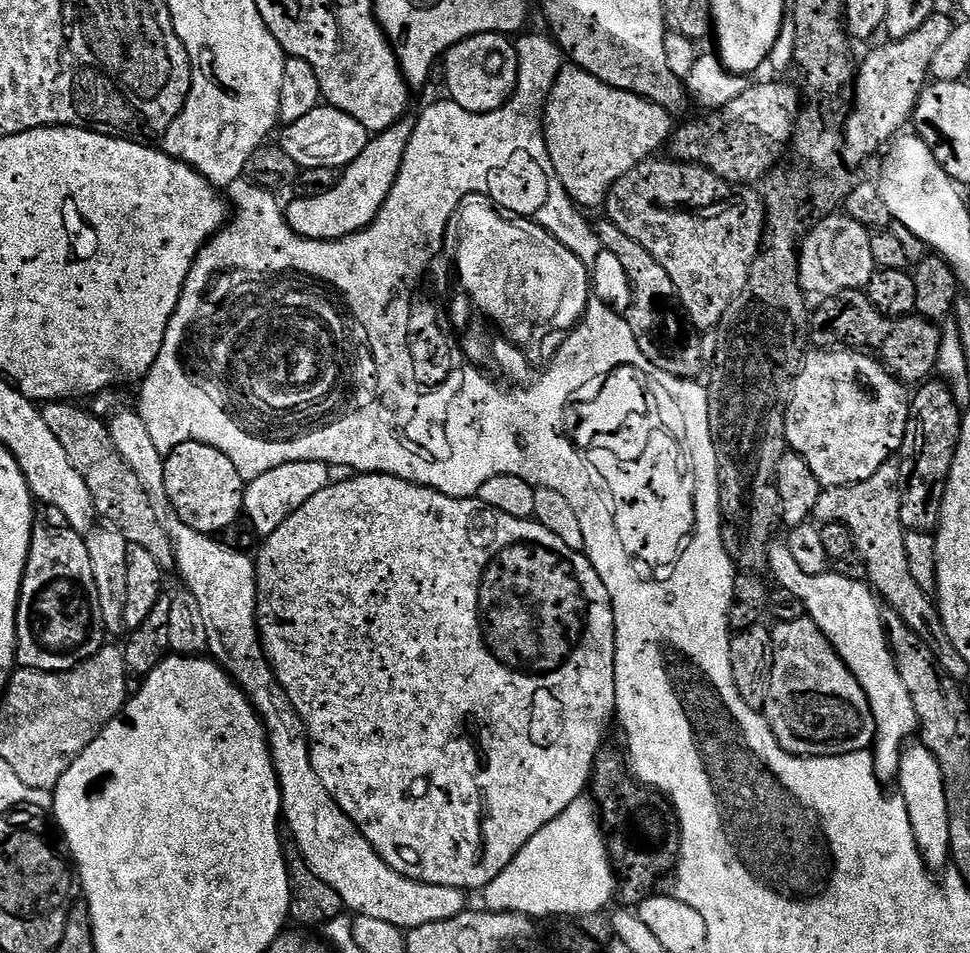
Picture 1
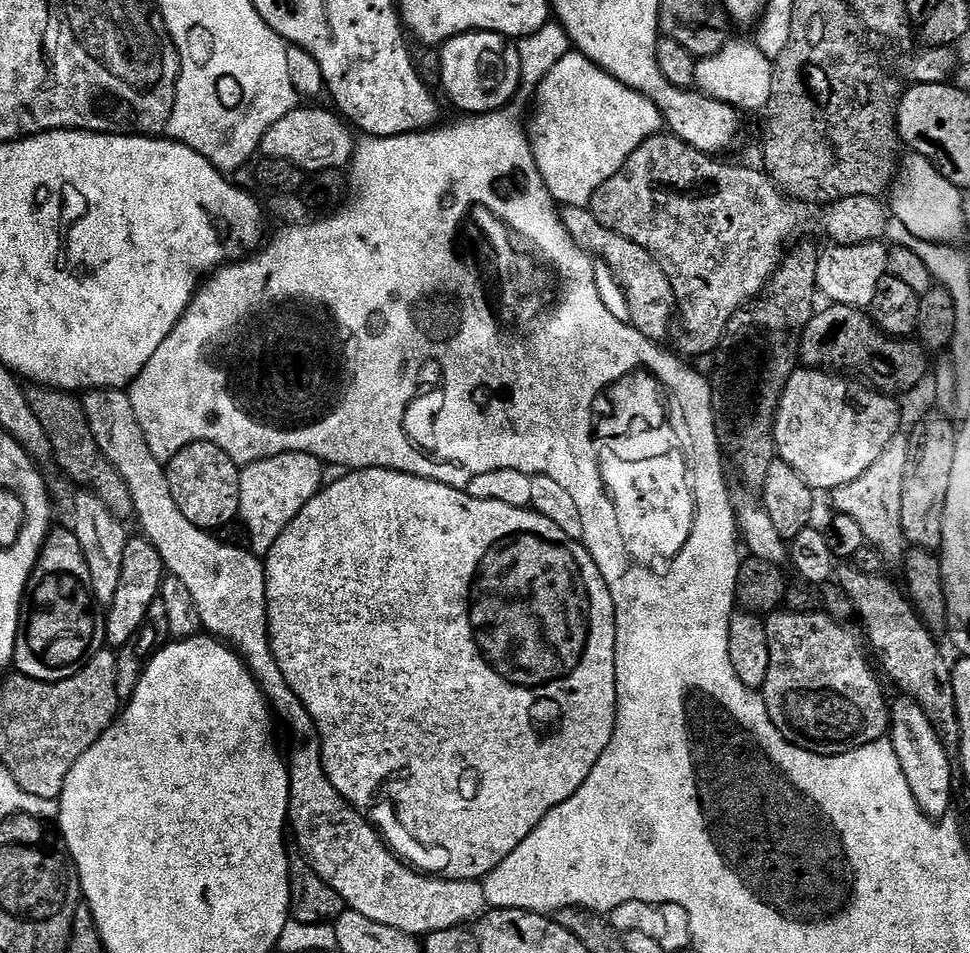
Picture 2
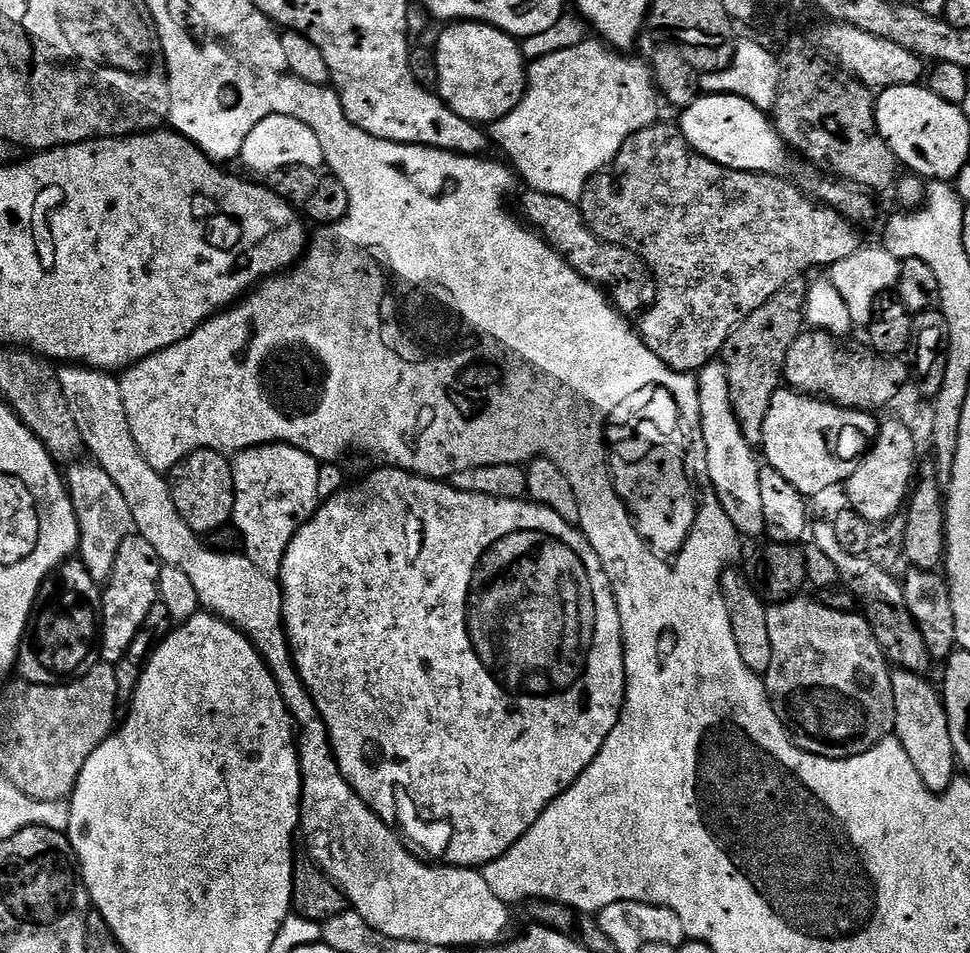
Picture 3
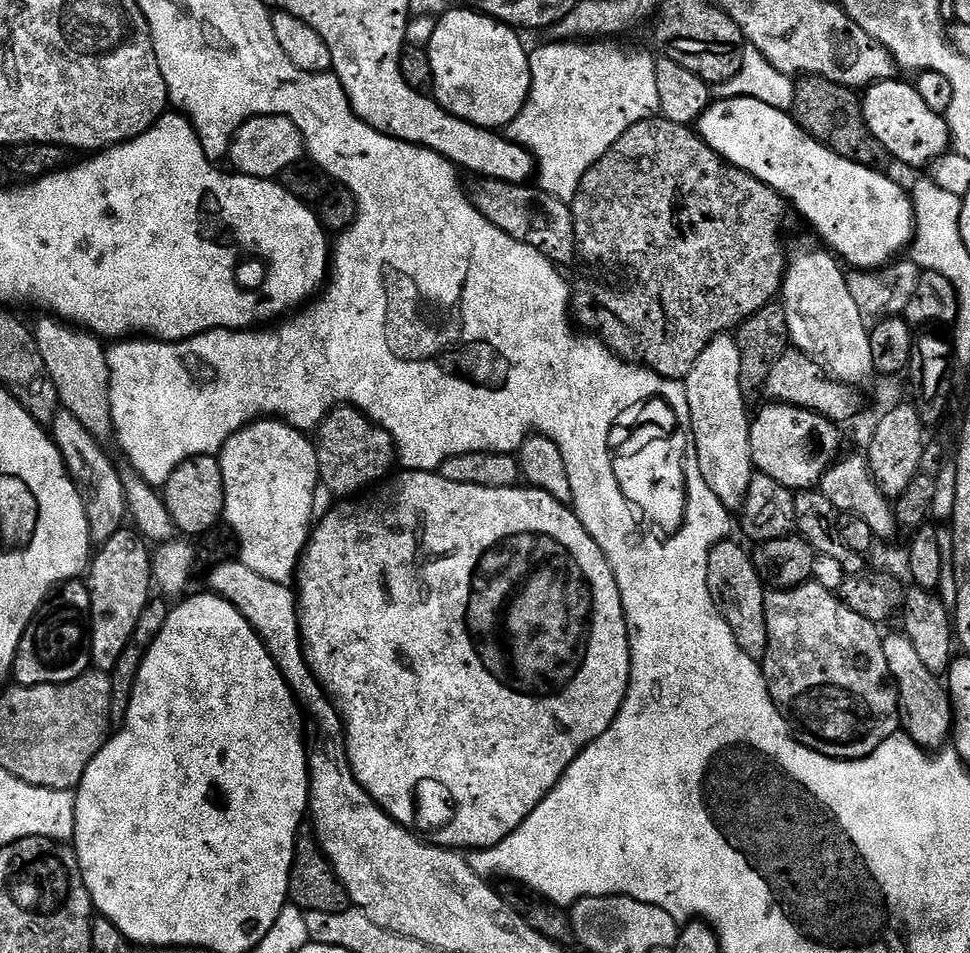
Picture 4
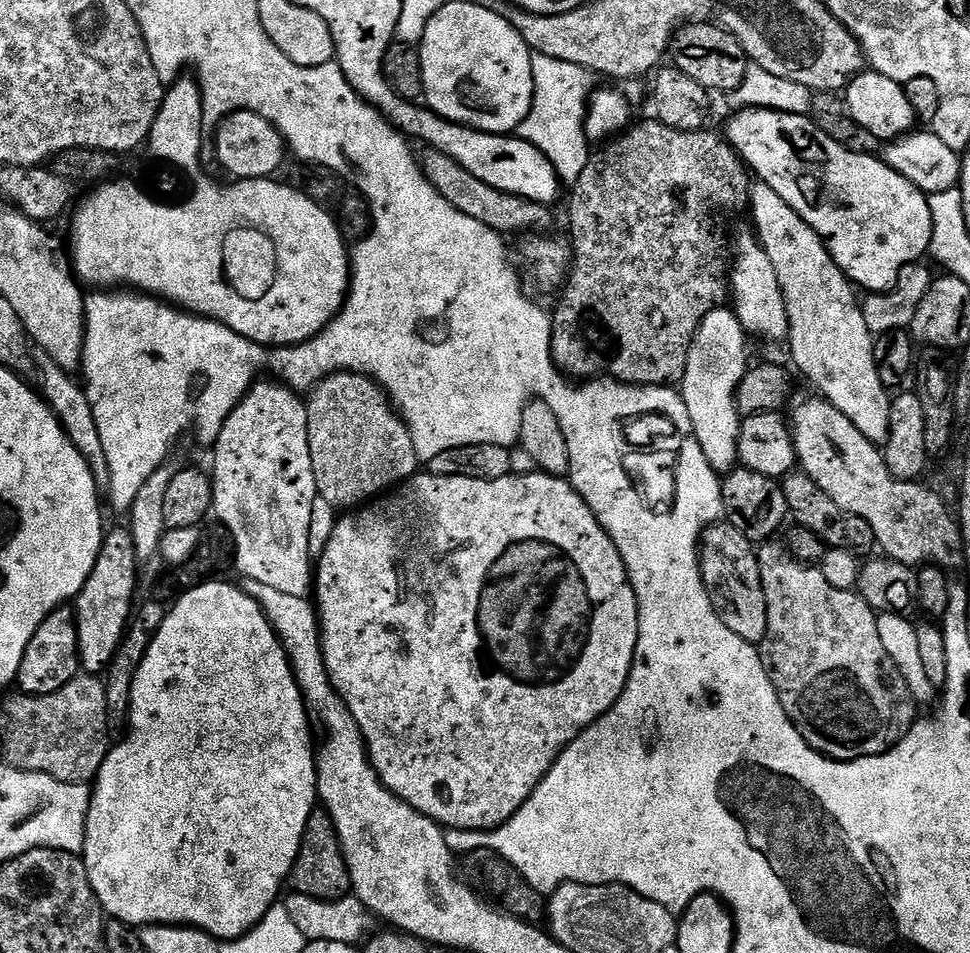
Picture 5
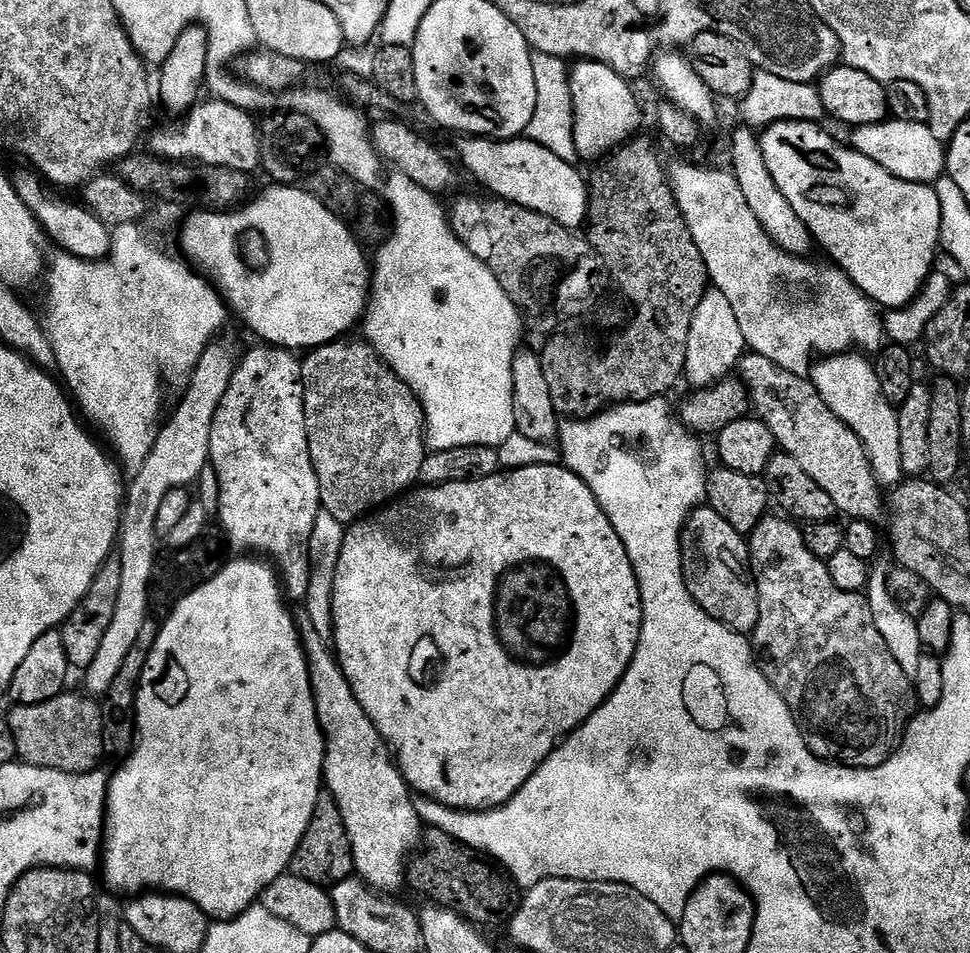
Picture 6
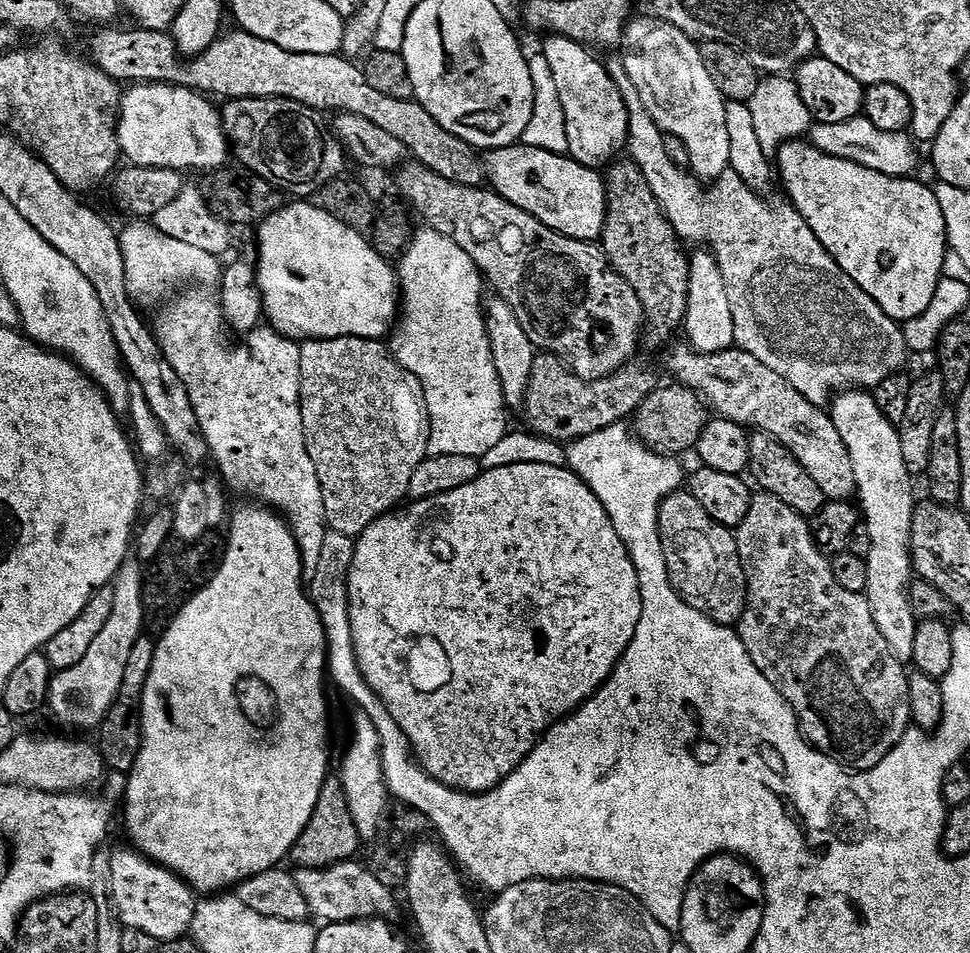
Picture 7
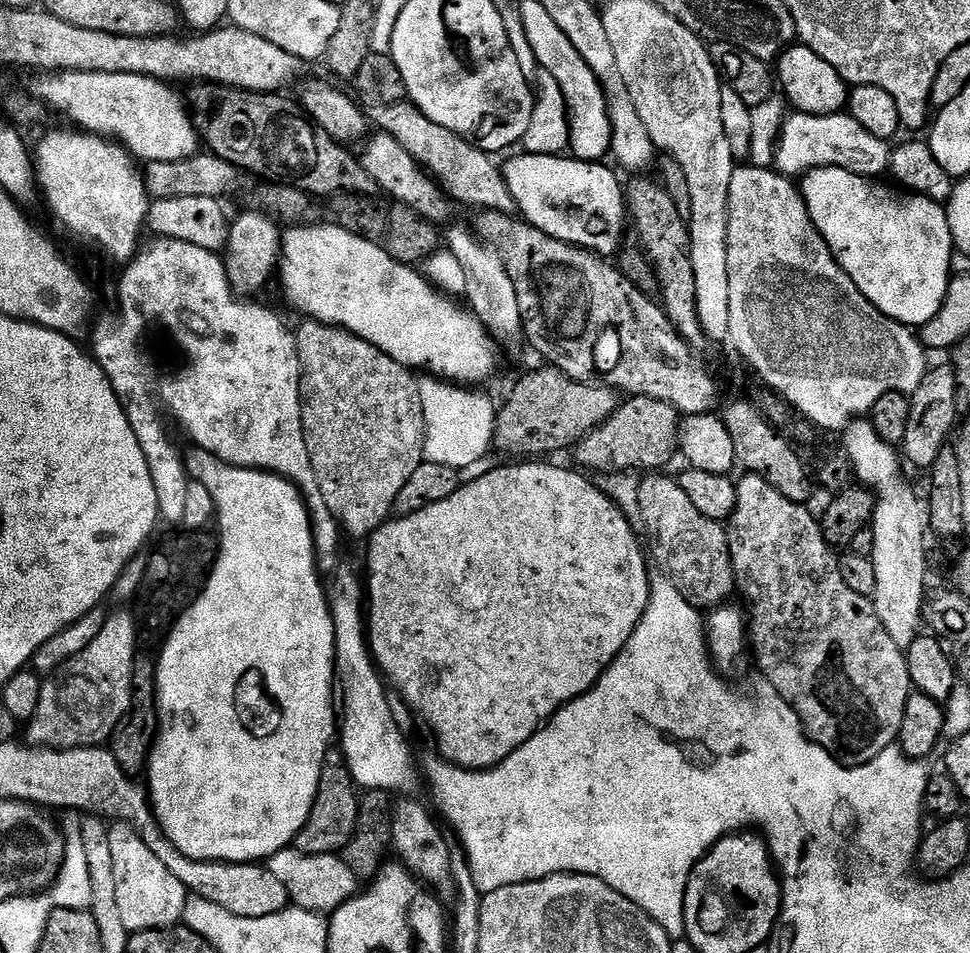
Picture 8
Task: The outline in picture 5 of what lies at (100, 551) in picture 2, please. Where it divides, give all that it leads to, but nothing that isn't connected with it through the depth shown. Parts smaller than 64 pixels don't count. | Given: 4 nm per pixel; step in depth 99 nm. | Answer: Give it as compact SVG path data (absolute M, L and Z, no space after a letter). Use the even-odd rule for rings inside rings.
M42 350L35 353L34 368L37 373L40 371L39 395L58 418L58 422L63 426L70 442L74 442L74 446L80 451L82 458L86 458L96 479L97 488L107 489L110 482L110 470L106 466L106 454L102 451L102 438L98 438L98 425L94 423L94 410L88 401L87 391L77 381L76 385L72 381L73 377L69 373L63 372L58 366L58 362L54 362L54 358L50 358L50 354L46 354Z

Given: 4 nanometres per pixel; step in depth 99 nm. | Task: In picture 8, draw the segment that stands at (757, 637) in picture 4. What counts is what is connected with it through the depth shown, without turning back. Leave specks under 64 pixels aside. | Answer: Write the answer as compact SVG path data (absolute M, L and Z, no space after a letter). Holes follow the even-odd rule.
M668 474L643 477L638 489L638 518L648 531L651 559L660 563L660 572L678 586L678 594L682 594L682 598L690 601L697 610L718 608L731 597L728 596L731 592L737 591L725 525L701 514L679 481L664 475Z

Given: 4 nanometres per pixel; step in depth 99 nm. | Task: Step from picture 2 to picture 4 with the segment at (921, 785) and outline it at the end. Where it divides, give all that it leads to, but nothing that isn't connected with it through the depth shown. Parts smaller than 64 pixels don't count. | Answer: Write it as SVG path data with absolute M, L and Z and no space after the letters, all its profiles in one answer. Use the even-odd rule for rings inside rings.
M885 635L884 649L890 674L896 682L896 691L900 693L898 708L902 713L902 728L907 739L921 750L943 749L947 740L949 743L950 733L954 728L952 697L948 695L947 687L942 683L941 677L926 670L926 665L918 659L918 650L914 650L914 642L910 642L908 636Z

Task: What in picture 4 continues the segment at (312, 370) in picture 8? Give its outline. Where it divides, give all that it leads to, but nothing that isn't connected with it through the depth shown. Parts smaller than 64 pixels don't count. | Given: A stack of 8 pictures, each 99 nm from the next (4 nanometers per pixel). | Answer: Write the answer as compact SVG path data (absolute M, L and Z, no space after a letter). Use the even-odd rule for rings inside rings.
M341 406L332 409L320 425L318 435L320 440L315 441L315 446L320 478L323 487L328 487L334 495L340 496L336 498L352 498L379 485L393 475L392 467L397 467L396 441L386 429L375 424L358 408Z

